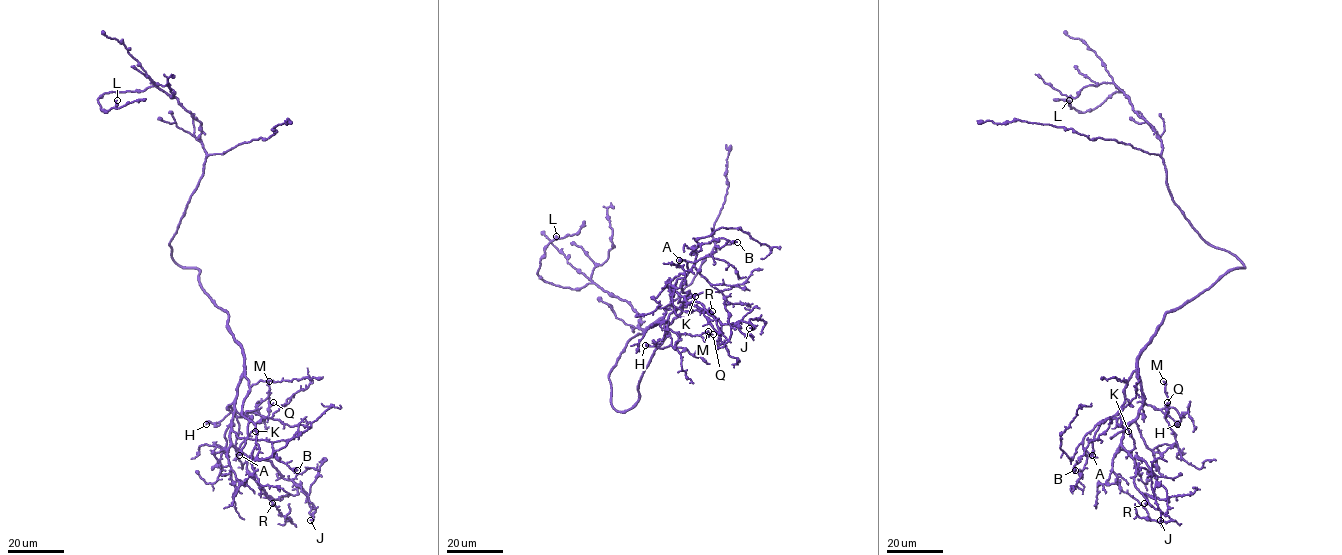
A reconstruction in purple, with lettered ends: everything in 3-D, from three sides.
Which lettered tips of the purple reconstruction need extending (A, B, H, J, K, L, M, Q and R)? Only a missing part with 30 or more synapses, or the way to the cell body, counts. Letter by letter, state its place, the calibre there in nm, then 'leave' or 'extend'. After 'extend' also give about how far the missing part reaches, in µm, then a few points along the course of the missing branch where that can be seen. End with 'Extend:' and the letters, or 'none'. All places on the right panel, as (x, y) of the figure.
A: place (1092, 455); calibre 600 nm; leave
B: place (1075, 470); calibre 320 nm; leave
H: place (1177, 424); calibre 440 nm; leave
J: place (1160, 520); calibre 120 nm; leave
K: place (1128, 431); calibre 140 nm; leave
L: place (1069, 100); calibre 130 nm; leave
M: place (1163, 381); calibre 300 nm; leave
Q: place (1167, 402); calibre 100 nm; leave
R: place (1144, 503); calibre 80 nm; leave
Extend: none

